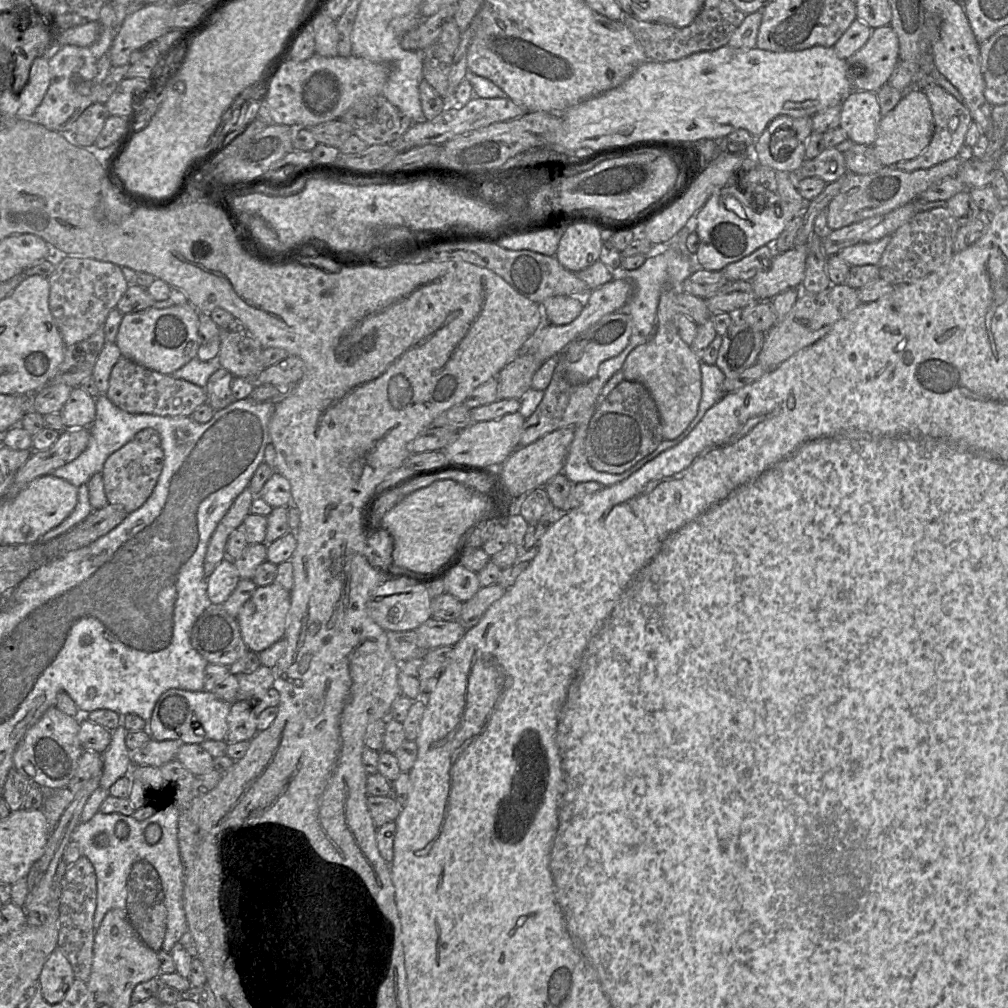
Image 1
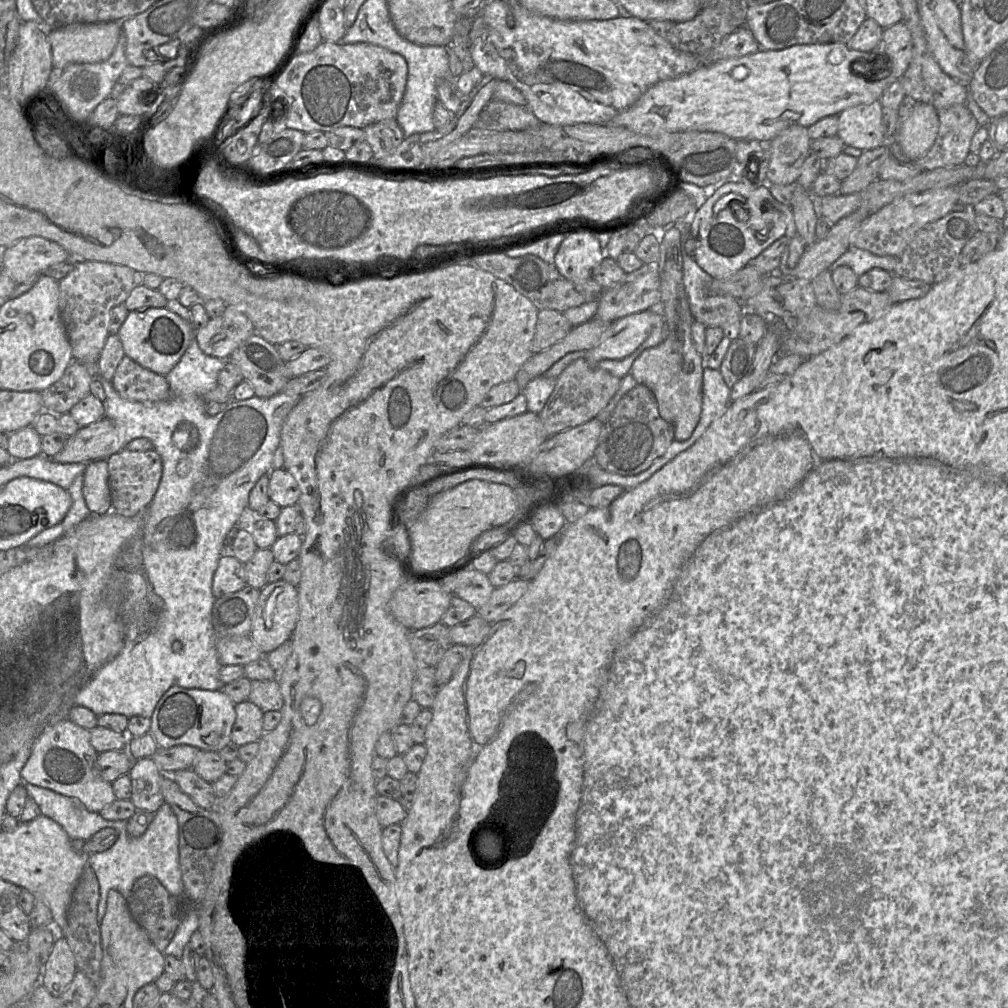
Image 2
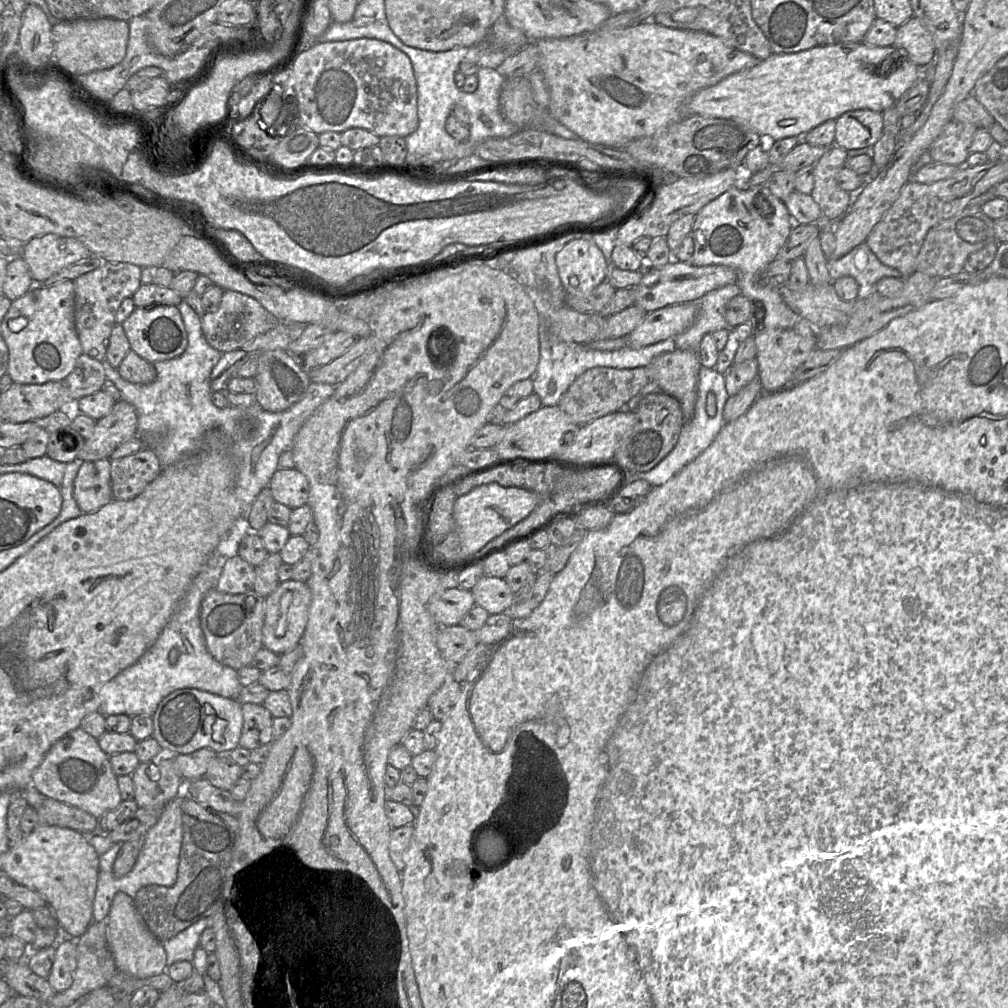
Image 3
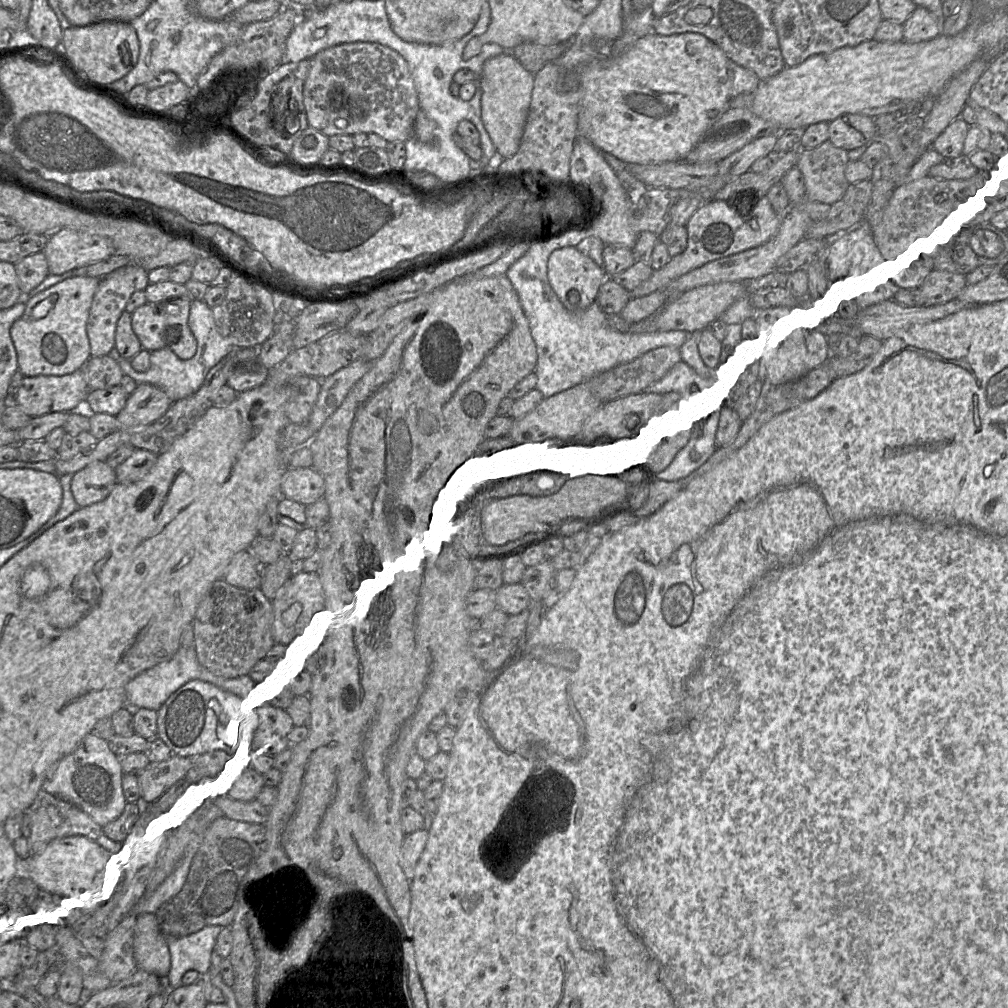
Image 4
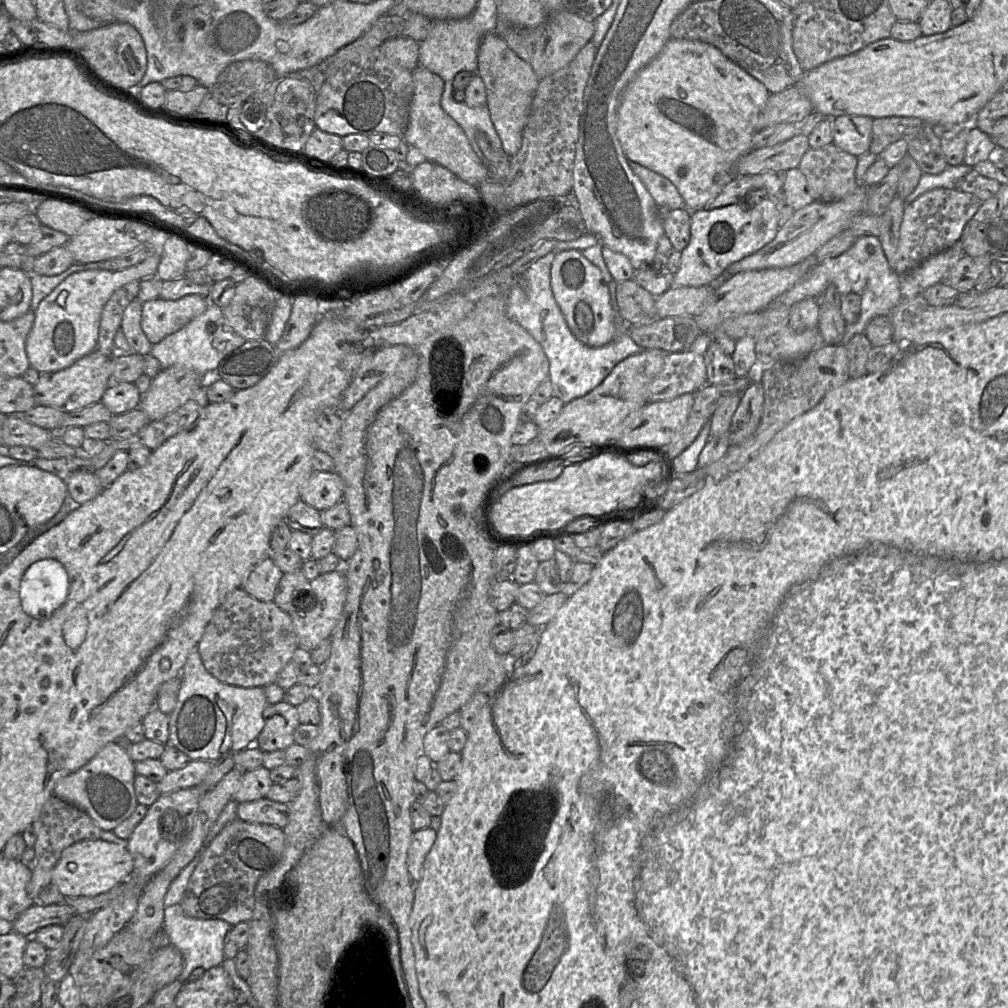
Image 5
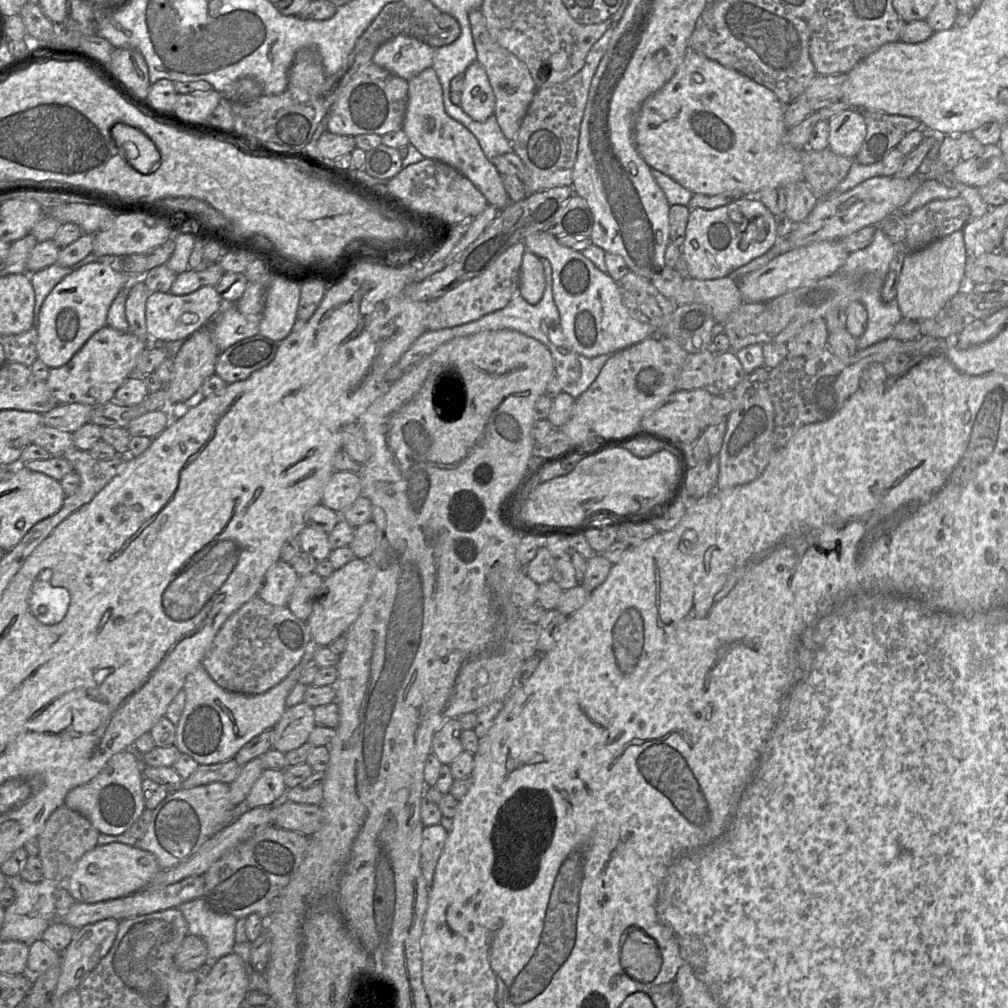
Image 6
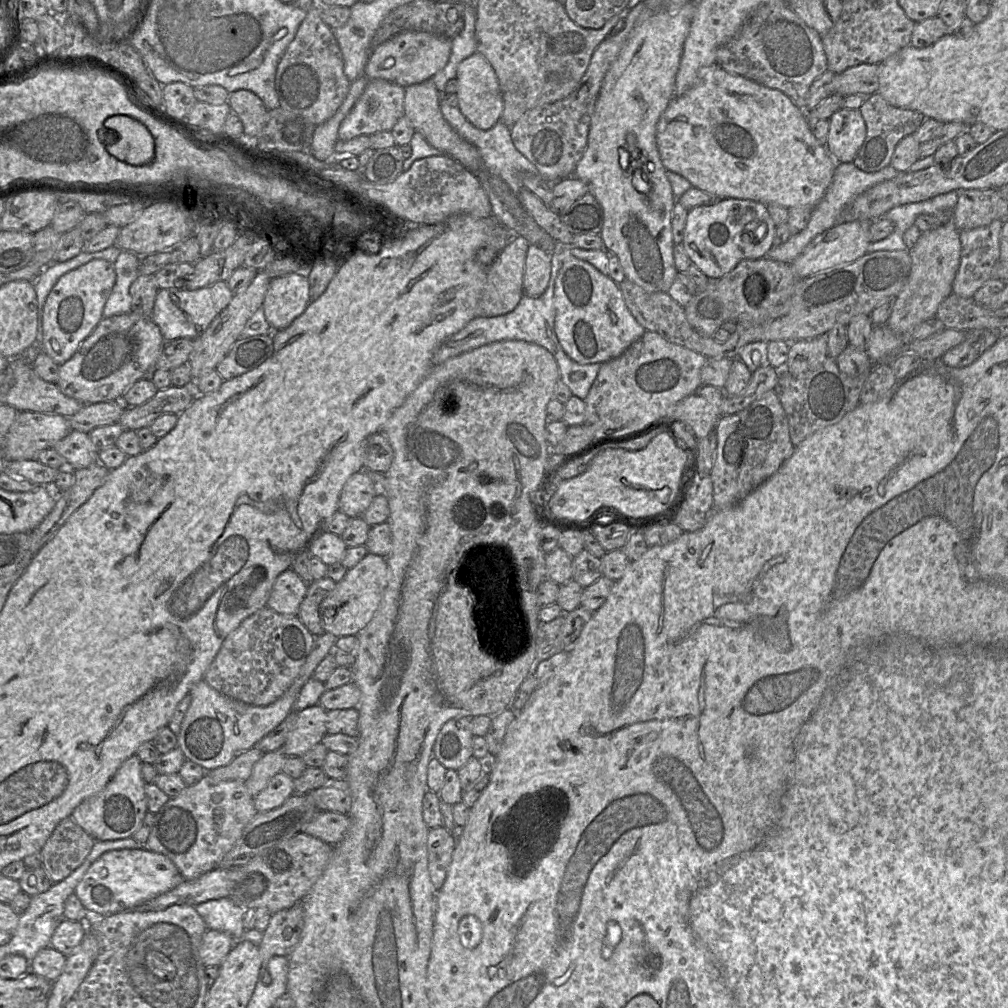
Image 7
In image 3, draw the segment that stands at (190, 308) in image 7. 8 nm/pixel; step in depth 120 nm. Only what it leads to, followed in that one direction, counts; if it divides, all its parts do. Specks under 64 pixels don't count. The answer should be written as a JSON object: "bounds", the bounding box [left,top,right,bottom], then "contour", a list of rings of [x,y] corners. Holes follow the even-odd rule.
{"bounds":[122,305,188,363],"contour":[[[174,305],[136,307],[122,326],[131,350],[150,363],[178,357],[182,355],[188,344],[181,314]]]}

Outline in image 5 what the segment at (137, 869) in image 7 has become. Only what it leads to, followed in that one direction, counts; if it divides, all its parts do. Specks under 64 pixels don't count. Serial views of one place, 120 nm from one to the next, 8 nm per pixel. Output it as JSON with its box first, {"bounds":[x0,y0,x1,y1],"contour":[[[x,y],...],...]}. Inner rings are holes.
{"bounds":[52,840,134,897],"contour":[[[82,840],[66,848],[52,873],[52,883],[65,897],[94,897],[124,882],[134,869],[127,848],[97,840]]]}

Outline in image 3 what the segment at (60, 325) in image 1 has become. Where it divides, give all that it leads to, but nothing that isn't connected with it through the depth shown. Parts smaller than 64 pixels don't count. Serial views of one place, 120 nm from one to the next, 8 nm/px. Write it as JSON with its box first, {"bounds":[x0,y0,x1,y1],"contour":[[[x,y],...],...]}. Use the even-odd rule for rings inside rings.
{"bounds":[73,263,142,362],"contour":[[[105,263],[102,267],[73,280],[75,292],[74,322],[82,352],[100,362],[106,358],[108,339],[116,324],[115,315],[122,301],[141,286],[142,268],[131,263]]]}

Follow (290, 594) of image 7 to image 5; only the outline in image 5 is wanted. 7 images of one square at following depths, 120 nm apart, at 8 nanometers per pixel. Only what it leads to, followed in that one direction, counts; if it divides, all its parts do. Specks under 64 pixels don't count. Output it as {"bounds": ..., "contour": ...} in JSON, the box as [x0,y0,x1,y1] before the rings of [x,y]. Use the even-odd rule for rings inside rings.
{"bounds":[241,558,282,601],"contour":[[[265,558],[252,569],[241,588],[260,601],[273,601],[282,575],[273,560]]]}

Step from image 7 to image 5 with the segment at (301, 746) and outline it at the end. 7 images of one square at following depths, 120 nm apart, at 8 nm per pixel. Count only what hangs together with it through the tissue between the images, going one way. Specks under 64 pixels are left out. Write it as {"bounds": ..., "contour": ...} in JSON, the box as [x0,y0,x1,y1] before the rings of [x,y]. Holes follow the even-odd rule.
{"bounds":[253,702,300,752],"contour":[[[286,702],[268,704],[263,718],[265,725],[253,746],[263,752],[274,752],[284,751],[295,743],[294,732],[300,725],[295,706]]]}

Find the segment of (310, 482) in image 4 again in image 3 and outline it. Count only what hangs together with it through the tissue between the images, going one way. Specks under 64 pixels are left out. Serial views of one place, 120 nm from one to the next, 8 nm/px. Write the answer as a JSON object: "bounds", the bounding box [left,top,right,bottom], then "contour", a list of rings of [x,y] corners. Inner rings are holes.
{"bounds":[269,468,309,508],"contour":[[[278,468],[270,480],[269,488],[276,502],[290,508],[300,507],[308,502],[309,482],[296,468]]]}

